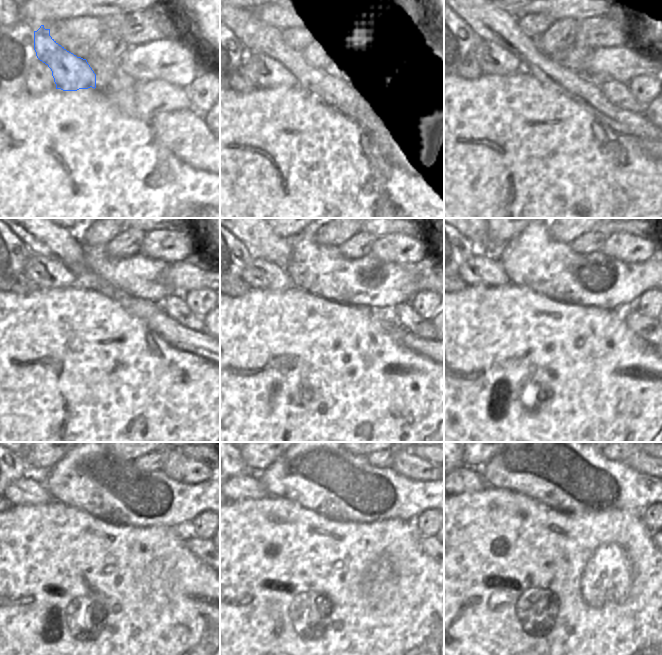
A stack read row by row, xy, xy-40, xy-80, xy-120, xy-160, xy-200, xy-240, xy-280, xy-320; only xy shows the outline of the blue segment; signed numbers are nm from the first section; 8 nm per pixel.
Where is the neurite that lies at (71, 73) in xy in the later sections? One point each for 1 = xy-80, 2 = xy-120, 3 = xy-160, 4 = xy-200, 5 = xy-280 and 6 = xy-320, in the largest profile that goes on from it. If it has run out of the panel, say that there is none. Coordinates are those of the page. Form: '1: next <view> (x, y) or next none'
1: next xy-80 (494, 56)
2: next xy-120 (40, 274)
3: next xy-160 (261, 273)
4: next xy-200 (480, 269)
5: next xy-280 (247, 485)
6: next xy-320 (464, 479)

